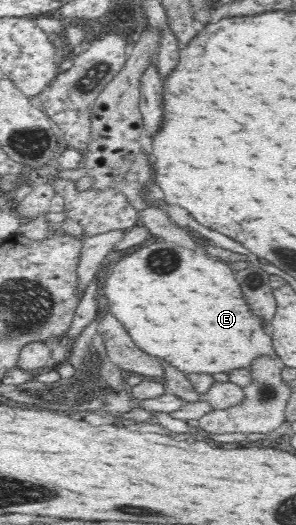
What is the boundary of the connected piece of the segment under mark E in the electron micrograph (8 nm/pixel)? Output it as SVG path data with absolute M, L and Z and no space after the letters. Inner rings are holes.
M149 238L110 264L105 279L104 295L111 305L109 307L111 313L125 325L125 329L129 331L139 349L159 359L165 359L167 363L175 365L185 373L209 373L209 375L229 373L231 369L249 367L249 363L261 355L269 355L278 360L278 355L273 349L273 339L263 331L261 319L255 317L245 305L243 293L239 289L239 283L235 281L231 267L202 248L192 250L181 247L175 242ZM163 244L167 251L175 253L177 261L175 265L165 267L165 275L159 275L153 267L155 267L155 255L163 251ZM179 279L185 279L185 287L175 287Z

